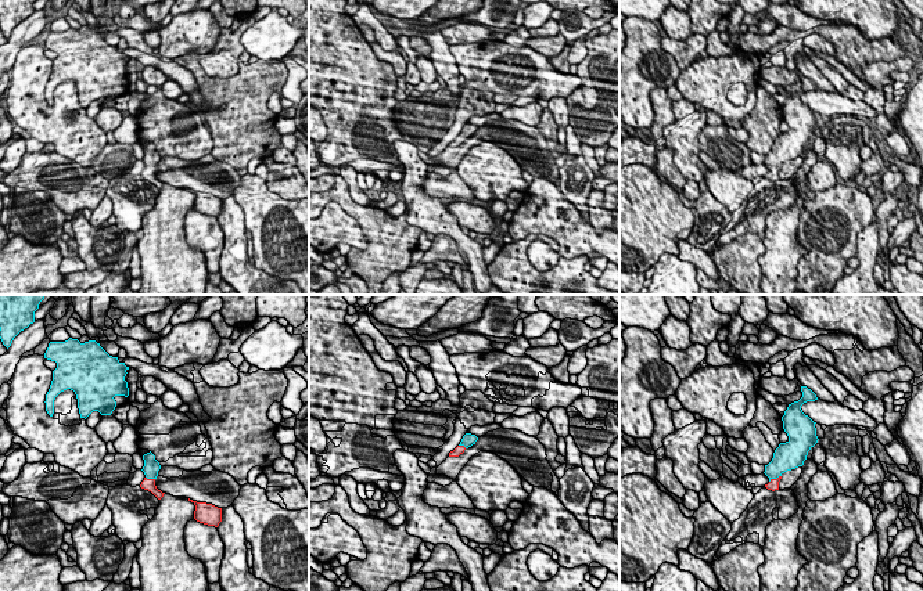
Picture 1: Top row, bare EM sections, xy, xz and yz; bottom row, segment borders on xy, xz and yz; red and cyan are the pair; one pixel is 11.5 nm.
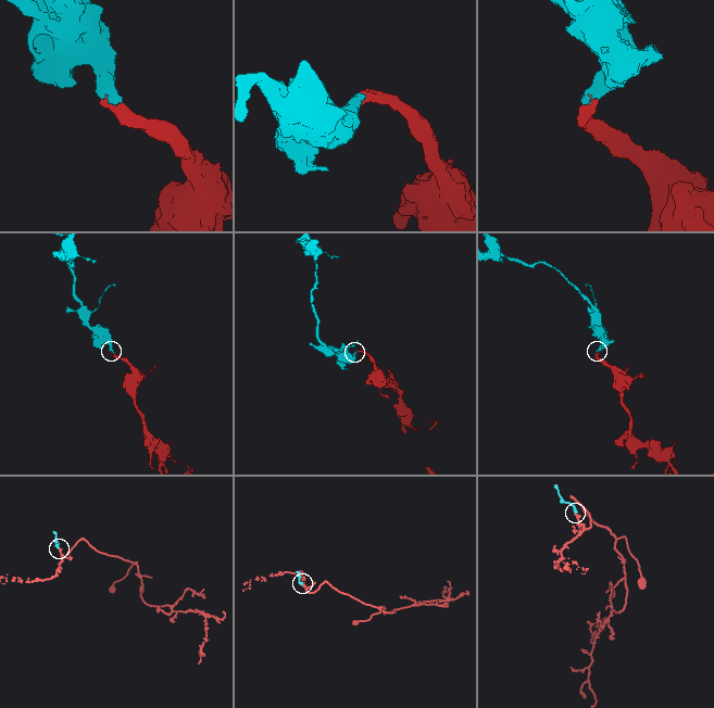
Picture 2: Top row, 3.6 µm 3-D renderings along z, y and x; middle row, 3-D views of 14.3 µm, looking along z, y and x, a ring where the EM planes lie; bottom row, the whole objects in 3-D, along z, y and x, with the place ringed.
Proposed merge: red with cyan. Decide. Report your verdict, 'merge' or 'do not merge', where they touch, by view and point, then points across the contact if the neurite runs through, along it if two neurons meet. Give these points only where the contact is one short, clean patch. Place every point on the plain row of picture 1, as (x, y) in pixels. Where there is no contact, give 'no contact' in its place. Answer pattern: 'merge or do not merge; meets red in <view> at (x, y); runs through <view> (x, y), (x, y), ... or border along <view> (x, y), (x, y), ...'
merge; meets red in yz at (775, 169); runs through yz (774, 175), (775, 169), (775, 158), (783, 150)

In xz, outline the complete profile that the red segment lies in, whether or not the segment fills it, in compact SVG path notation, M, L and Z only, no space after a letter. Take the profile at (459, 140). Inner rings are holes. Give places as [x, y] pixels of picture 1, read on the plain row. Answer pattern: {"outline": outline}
{"outline": "M466 123L463 126L460 134L453 141L449 143L449 147L459 147L460 144L464 143L466 138L475 134L477 130L478 130L478 127L475 125Z"}

